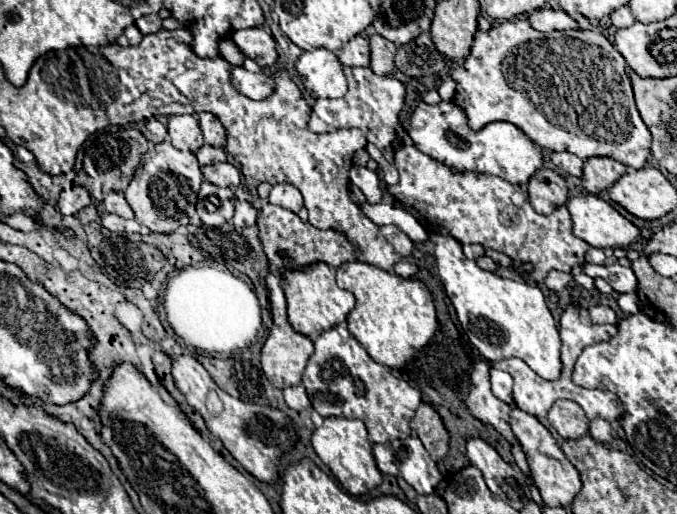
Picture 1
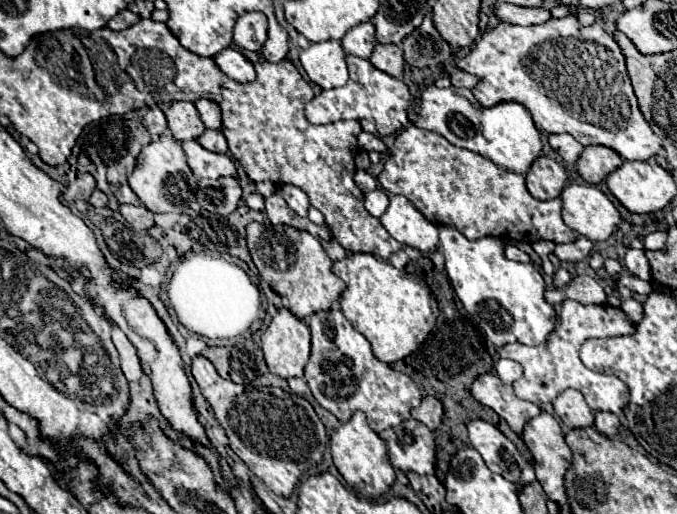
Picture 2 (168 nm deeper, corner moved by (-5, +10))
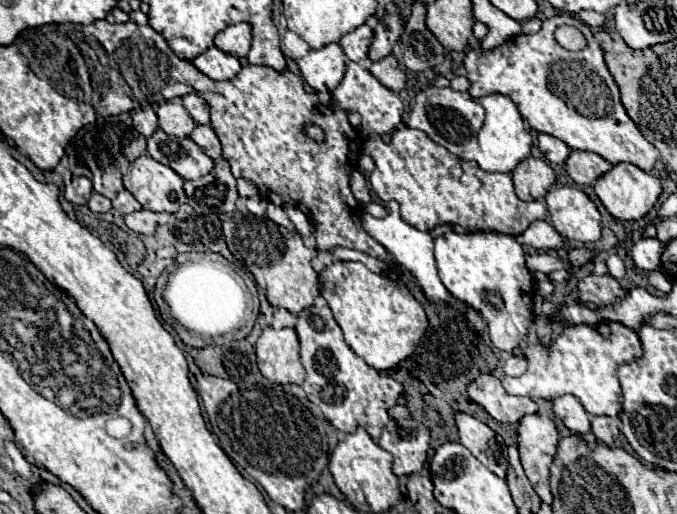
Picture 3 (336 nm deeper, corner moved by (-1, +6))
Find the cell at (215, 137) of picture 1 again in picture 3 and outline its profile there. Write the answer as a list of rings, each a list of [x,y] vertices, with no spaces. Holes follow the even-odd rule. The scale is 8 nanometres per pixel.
[[[199,94],[183,96],[183,106],[197,124],[209,124],[209,106]]]

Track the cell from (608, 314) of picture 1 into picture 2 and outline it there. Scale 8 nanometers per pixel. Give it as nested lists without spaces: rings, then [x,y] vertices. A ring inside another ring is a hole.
[[[623,300],[623,304],[621,304],[621,310],[637,324],[641,318],[643,318],[643,304],[641,302],[637,302],[637,300]]]

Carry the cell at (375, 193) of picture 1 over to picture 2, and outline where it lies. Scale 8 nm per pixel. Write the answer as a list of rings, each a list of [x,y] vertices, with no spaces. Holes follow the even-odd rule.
[[[377,188],[377,190],[371,190],[371,192],[365,194],[365,208],[367,208],[367,212],[371,216],[375,216],[375,218],[383,216],[387,206],[389,206],[389,198],[387,198],[387,194],[383,190]]]

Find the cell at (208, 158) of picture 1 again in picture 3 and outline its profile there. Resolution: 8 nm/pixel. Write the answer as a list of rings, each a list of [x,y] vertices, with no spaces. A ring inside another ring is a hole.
[[[197,126],[193,132],[191,132],[191,140],[207,154],[211,156],[215,162],[219,162],[223,156],[221,156],[221,142],[217,138],[217,134],[209,128],[209,126]]]

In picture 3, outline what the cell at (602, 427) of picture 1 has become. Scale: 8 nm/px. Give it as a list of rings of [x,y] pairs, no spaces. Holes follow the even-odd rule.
[[[593,416],[591,418],[591,432],[597,440],[605,442],[607,446],[615,446],[615,440],[619,438],[619,426],[615,418],[609,416]]]

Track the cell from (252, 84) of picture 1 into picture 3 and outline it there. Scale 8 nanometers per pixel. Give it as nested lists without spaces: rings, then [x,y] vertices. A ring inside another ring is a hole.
[[[219,48],[205,50],[193,60],[193,64],[213,80],[233,80],[241,72],[239,60]]]

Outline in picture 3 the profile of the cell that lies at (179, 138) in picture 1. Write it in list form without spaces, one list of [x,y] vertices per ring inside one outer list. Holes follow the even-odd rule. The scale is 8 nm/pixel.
[[[181,100],[163,102],[157,108],[157,118],[159,118],[159,128],[177,138],[191,136],[191,132],[195,128],[195,122],[189,116],[189,112],[185,110],[185,106],[181,104]]]

